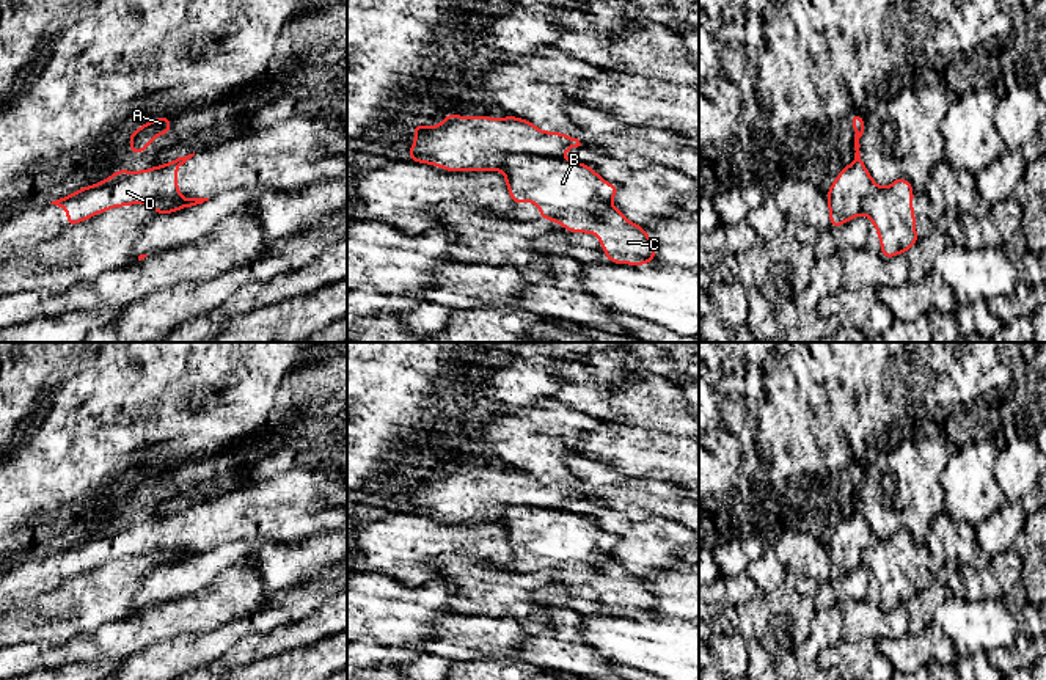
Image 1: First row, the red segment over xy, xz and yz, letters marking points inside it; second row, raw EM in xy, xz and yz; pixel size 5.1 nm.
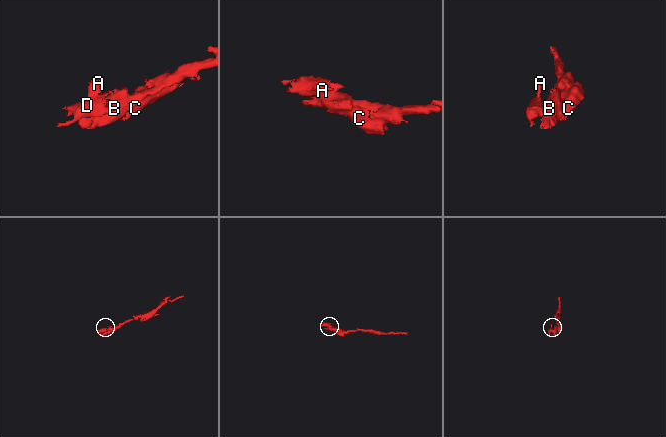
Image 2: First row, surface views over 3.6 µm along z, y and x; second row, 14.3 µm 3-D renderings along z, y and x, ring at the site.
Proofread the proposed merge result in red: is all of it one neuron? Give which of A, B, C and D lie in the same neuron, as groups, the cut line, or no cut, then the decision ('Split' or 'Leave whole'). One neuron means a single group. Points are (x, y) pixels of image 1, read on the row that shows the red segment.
Groups: A D / B C. Split along xz (556, 159), (508, 154), (500, 167). Split

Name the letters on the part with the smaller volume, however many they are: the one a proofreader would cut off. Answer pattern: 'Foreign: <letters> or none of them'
Foreign: A, D

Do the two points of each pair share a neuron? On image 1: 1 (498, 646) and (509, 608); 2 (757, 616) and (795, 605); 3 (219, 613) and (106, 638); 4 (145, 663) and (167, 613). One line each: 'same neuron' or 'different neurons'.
1: different neurons
2: same neuron
3: same neuron
4: different neurons

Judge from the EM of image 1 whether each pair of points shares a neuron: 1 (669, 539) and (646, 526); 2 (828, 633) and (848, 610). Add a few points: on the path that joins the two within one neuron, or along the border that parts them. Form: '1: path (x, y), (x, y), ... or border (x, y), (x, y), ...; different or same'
1: border (658, 525), (652, 536), (636, 536), (629, 542); different
2: border (842, 627), (839, 638); different

